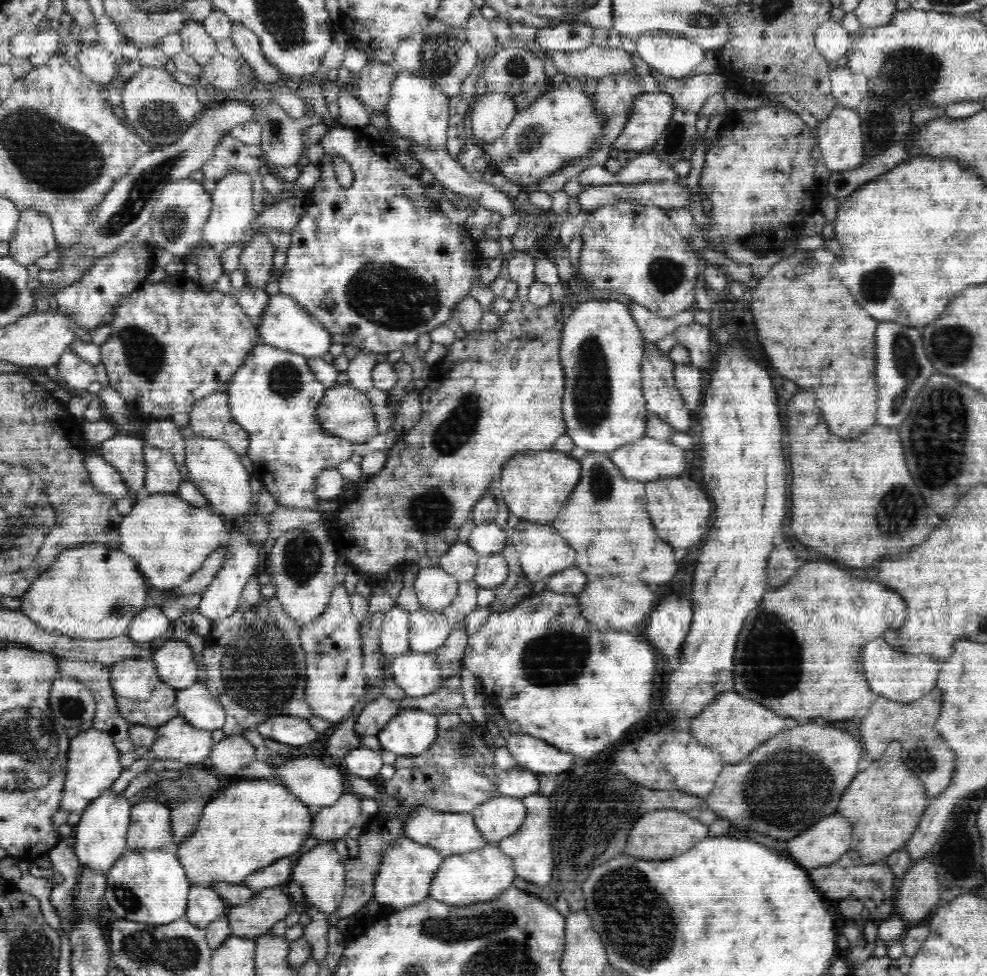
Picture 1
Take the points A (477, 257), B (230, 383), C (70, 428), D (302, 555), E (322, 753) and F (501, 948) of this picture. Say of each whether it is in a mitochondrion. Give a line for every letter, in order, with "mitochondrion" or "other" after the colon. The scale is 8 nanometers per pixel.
A: other
B: other
C: other
D: mitochondrion
E: other
F: mitochondrion

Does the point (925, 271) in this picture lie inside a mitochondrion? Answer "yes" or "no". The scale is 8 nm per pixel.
no

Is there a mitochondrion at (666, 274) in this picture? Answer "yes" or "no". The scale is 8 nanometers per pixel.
yes

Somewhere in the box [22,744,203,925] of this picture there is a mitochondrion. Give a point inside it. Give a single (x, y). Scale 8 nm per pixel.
(127, 900)

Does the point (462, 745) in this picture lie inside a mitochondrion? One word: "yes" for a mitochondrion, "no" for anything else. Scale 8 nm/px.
yes

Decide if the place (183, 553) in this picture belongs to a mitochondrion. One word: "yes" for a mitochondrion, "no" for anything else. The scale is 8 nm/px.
no

